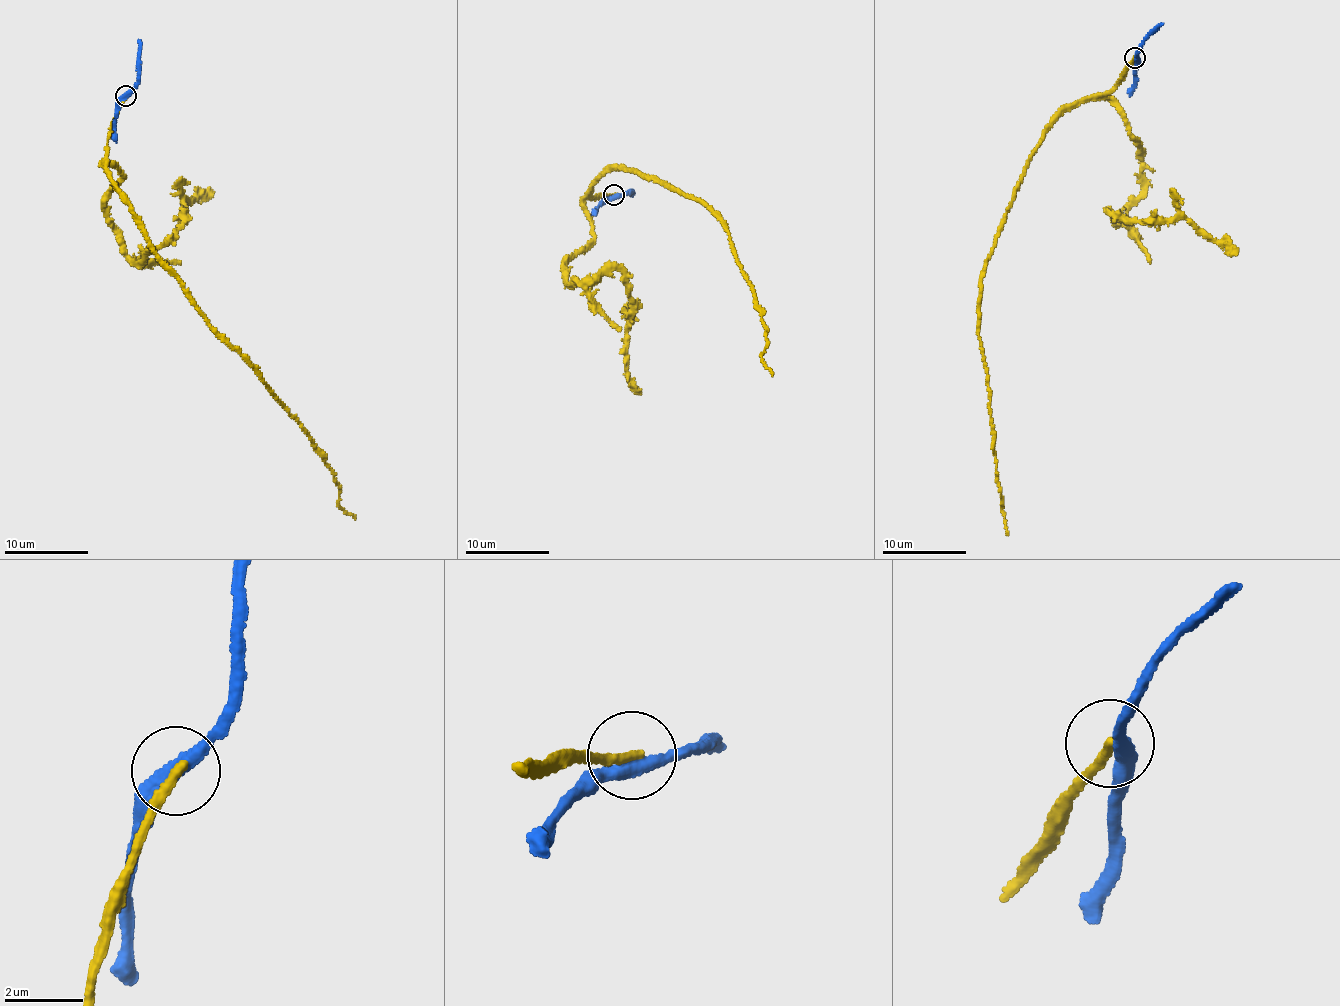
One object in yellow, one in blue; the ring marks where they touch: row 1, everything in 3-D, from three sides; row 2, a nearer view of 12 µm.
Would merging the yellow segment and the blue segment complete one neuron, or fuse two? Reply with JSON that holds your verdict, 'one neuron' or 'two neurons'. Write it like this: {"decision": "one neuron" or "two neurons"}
{"decision": "two neurons"}

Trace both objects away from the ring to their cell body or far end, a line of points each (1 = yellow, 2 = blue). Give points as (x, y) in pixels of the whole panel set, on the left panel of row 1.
1: (126, 96), (108, 134), (108, 176), (212, 327), (322, 457), (339, 485), (339, 508), (355, 518)
2: (126, 95), (138, 80), (138, 40)

